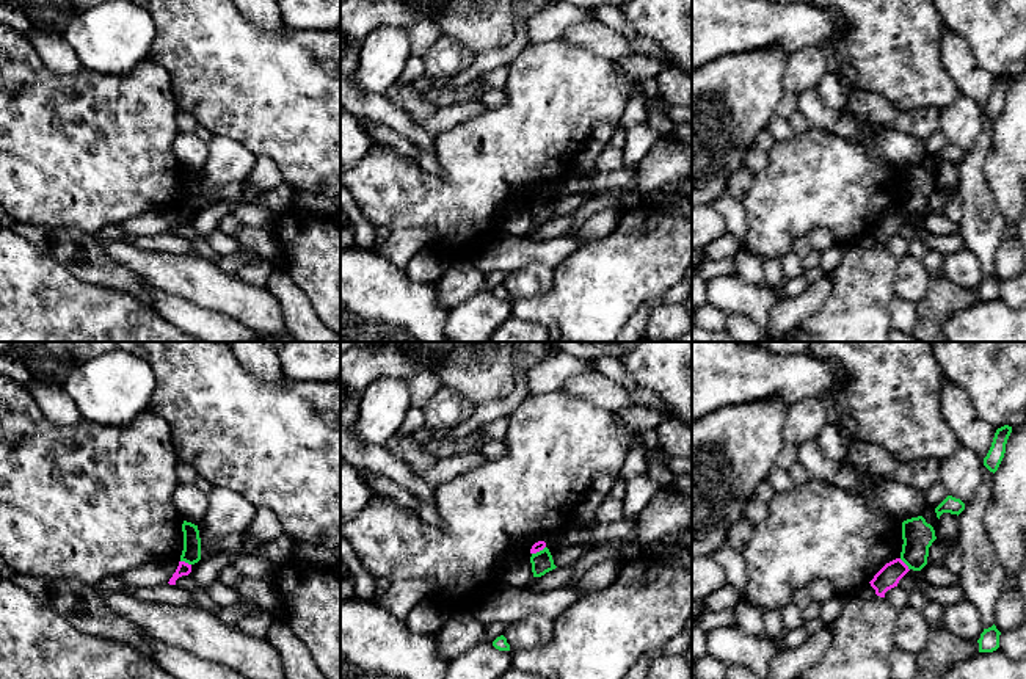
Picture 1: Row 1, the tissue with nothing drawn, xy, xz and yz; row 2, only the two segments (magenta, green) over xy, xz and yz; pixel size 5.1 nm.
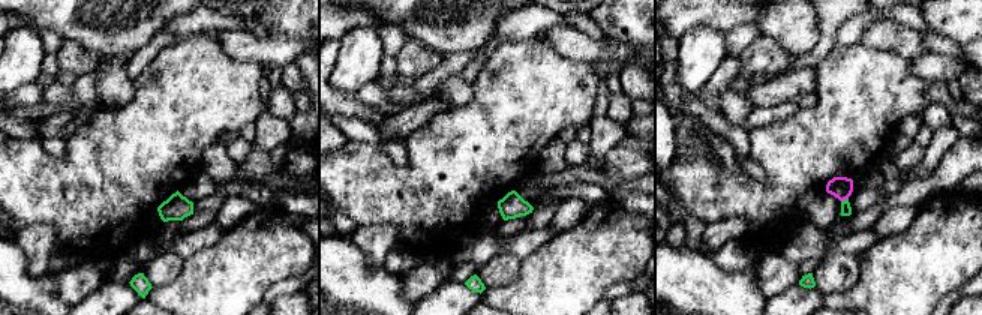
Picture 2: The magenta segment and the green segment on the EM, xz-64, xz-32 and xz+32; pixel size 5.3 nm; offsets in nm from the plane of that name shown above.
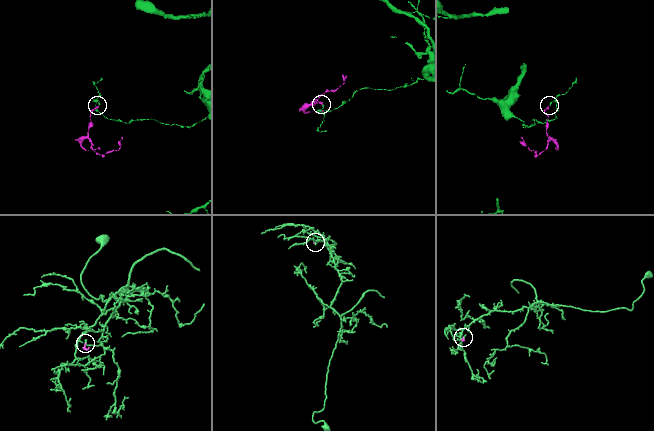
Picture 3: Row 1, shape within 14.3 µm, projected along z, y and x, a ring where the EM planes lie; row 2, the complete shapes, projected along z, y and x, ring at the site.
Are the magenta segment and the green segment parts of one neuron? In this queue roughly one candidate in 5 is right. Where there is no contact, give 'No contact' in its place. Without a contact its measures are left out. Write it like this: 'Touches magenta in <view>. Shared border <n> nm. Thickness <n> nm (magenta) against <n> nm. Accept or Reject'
Touches magenta in yz. Shared border 80 nm. Thickness 120 nm (magenta) against 160 nm. Reject

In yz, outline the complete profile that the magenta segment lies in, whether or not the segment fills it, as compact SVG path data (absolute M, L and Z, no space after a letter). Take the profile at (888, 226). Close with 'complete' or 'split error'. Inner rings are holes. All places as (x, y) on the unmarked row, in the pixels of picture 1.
M896 207L886 212L869 232L875 238L877 245L885 246L885 241L897 235L899 229L908 220L908 215L900 207Z; complete

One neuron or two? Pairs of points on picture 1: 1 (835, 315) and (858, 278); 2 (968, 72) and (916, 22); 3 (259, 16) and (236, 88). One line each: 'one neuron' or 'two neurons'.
1: one neuron
2: two neurons
3: two neurons

